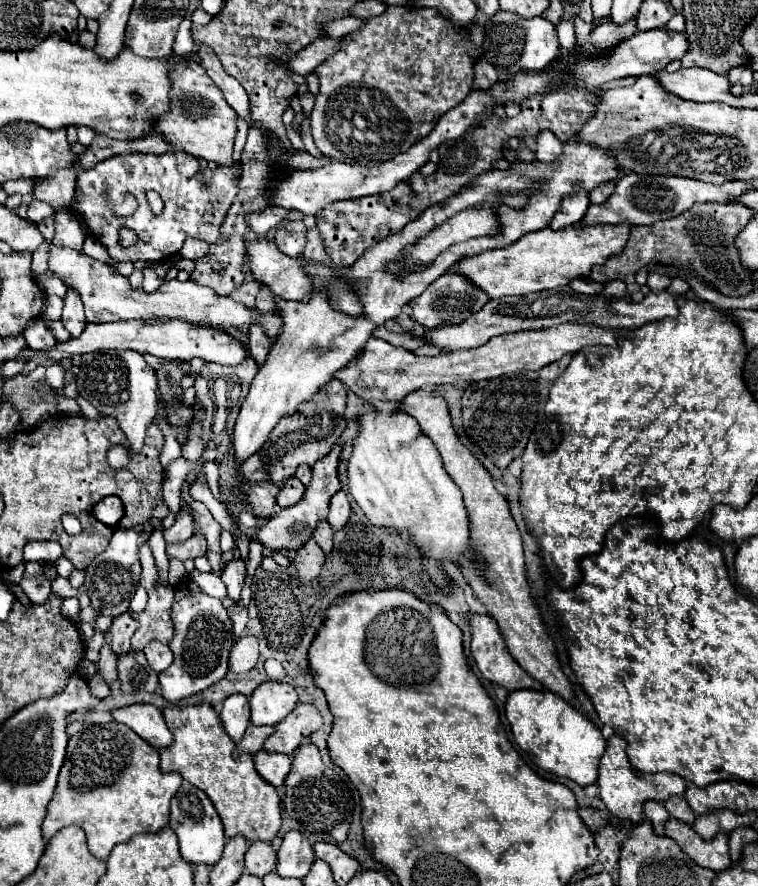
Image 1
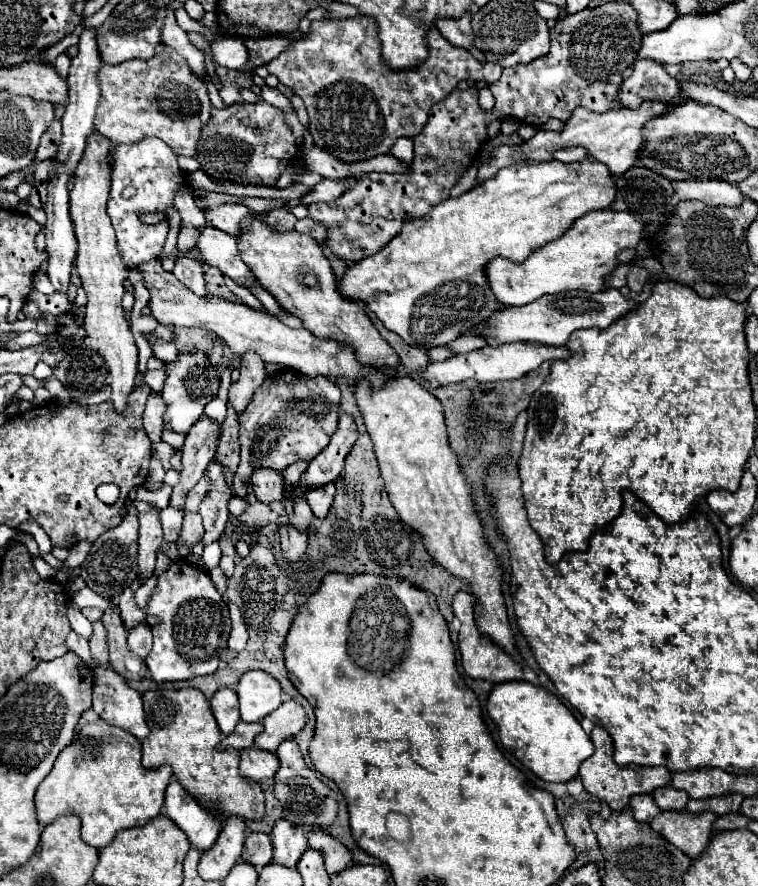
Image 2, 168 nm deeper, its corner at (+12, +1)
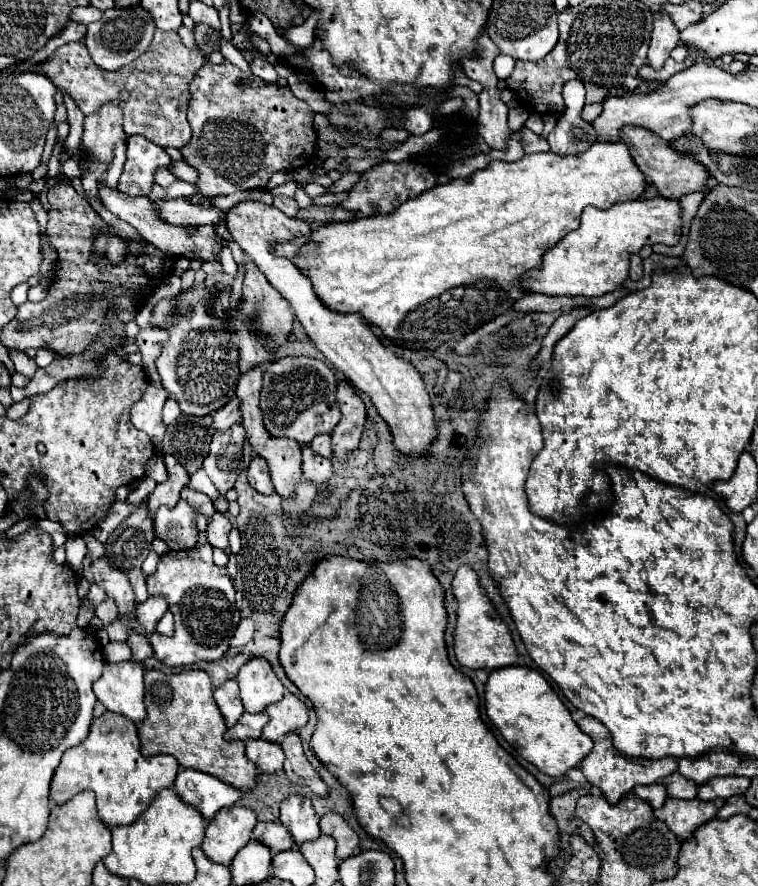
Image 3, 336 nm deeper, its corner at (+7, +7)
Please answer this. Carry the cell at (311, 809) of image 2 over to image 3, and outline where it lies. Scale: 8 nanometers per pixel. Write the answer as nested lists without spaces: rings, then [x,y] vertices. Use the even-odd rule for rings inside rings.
[[[297,733],[285,735],[283,741],[281,741],[281,747],[283,747],[283,753],[285,753],[283,771],[285,771],[287,779],[291,783],[295,783],[295,785],[307,787],[317,797],[327,797],[329,795],[329,787],[321,781],[321,777],[315,773],[315,769],[307,761],[305,751],[301,747],[299,735]]]

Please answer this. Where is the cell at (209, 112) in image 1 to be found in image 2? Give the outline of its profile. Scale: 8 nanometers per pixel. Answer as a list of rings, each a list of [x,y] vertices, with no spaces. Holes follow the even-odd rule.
[[[158,45],[152,59],[134,59],[124,65],[102,65],[98,71],[98,83],[100,103],[94,127],[114,145],[134,143],[142,137],[158,137],[176,155],[192,157],[196,153],[198,133],[210,119],[212,105],[204,83],[174,49]]]

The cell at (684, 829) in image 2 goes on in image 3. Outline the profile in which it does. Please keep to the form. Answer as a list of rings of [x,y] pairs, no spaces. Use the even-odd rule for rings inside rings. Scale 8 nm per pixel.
[[[669,797],[661,809],[655,811],[655,817],[661,819],[681,841],[691,839],[693,833],[707,821],[715,819],[719,807],[723,807],[723,799],[715,801],[683,801],[683,799],[673,799]]]

